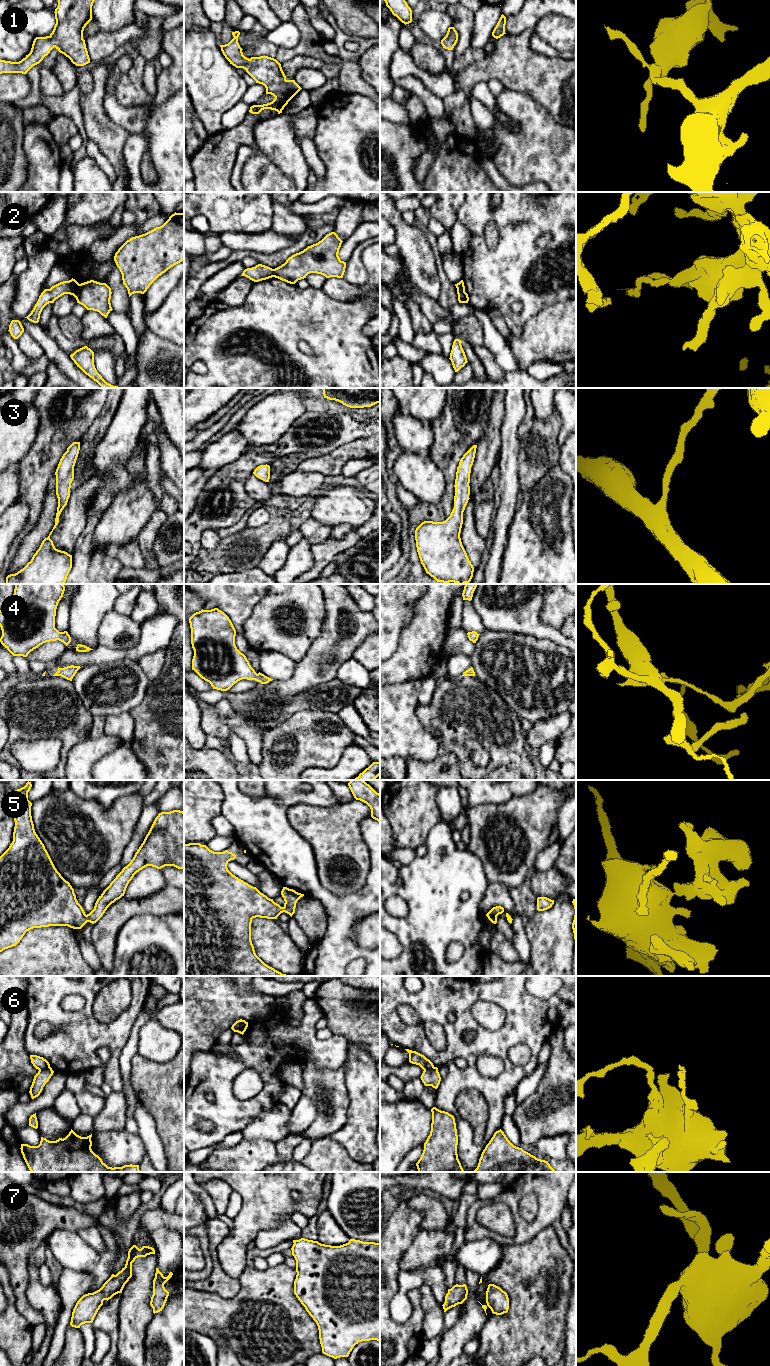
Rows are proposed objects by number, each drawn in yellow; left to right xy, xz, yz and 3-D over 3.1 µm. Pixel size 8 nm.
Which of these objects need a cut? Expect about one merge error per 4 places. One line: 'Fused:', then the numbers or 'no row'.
Fused: 2, 6

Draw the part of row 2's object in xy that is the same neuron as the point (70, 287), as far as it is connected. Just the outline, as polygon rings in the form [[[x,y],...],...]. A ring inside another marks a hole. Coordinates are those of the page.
[[[72,278],[69,281],[63,281],[52,286],[50,289],[45,289],[39,296],[39,299],[31,313],[25,318],[33,323],[38,323],[40,314],[47,304],[54,303],[56,299],[64,294],[70,294],[74,296],[78,291],[79,286],[80,284]]]

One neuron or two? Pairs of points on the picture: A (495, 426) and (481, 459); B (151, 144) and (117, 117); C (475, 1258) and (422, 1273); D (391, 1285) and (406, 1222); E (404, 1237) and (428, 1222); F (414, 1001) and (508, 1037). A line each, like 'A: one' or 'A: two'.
A: one
B: two
C: two
D: one
E: two
F: one

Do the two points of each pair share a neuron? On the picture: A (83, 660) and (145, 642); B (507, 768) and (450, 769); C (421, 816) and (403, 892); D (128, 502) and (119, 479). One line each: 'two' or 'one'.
A: one
B: two
C: two
D: two

